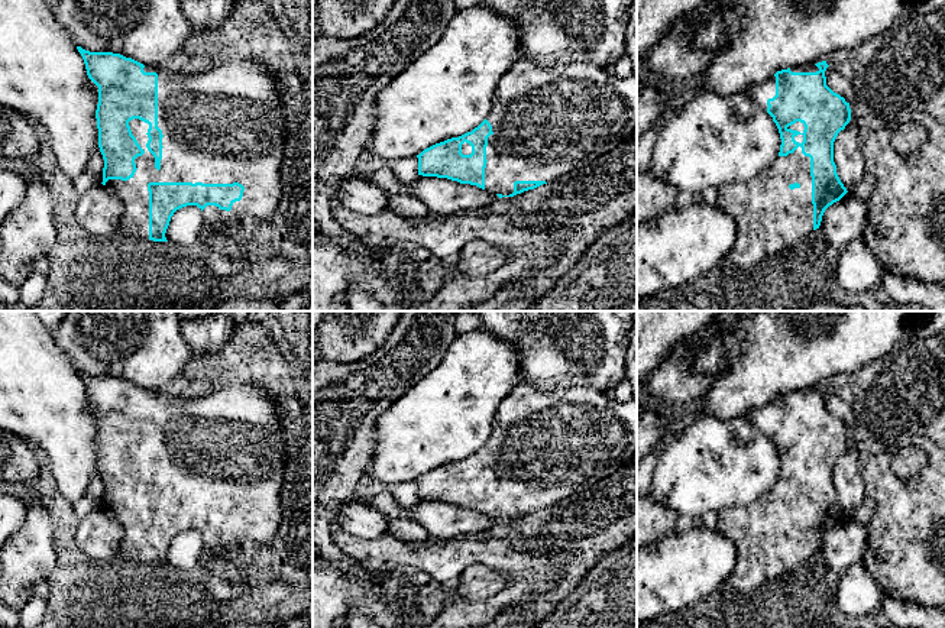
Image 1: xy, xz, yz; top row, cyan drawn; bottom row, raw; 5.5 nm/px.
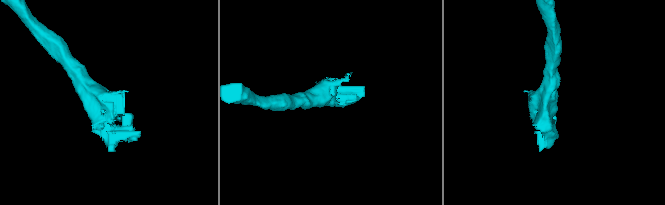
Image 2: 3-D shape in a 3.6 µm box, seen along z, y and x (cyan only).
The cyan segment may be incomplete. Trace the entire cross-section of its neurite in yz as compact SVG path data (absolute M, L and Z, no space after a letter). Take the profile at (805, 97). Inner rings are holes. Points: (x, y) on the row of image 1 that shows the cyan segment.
M826 61L777 71L744 93L776 123L781 145L777 159L754 178L718 190L716 208L737 221L737 237L719 268L755 266L819 229L825 210L848 191L836 174L834 142L851 120L849 103L826 85Z

